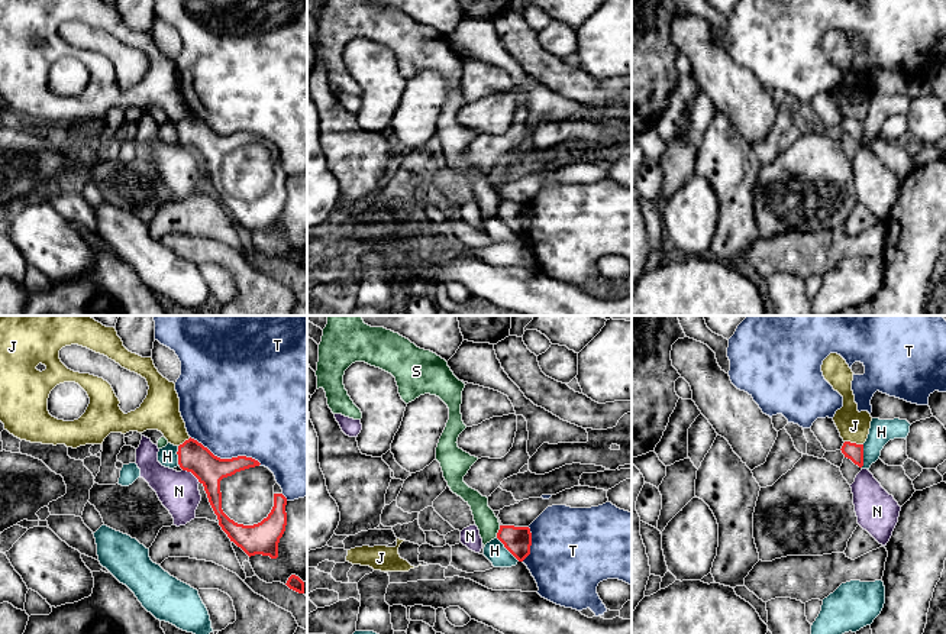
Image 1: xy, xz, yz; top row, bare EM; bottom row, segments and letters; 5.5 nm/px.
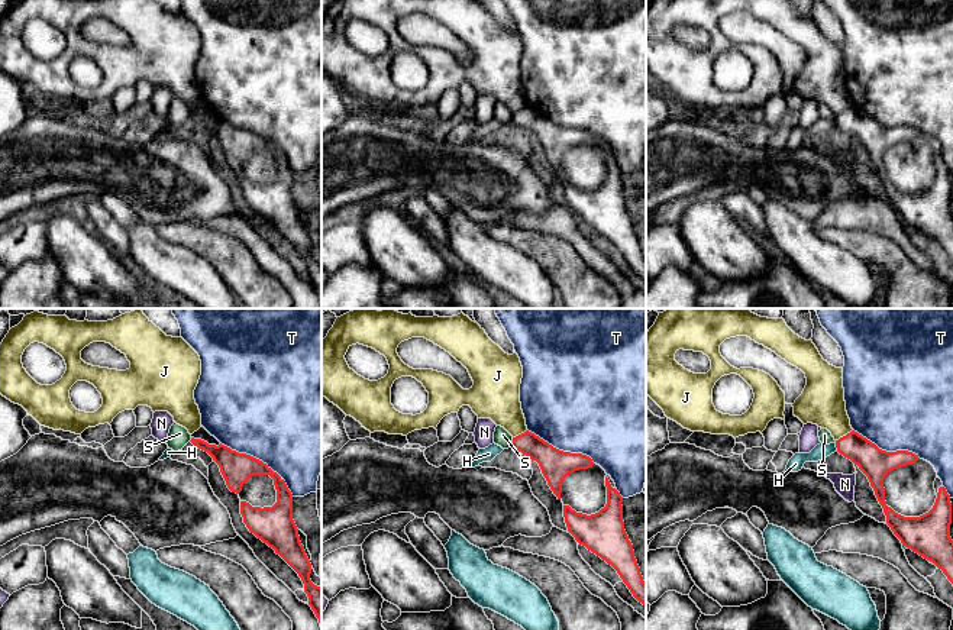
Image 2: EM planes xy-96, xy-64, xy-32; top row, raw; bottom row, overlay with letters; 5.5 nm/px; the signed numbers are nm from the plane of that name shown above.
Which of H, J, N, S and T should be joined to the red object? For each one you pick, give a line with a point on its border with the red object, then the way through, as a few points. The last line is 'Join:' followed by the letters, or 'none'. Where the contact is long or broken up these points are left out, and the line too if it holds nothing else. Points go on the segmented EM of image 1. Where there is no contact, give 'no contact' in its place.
Join: none

